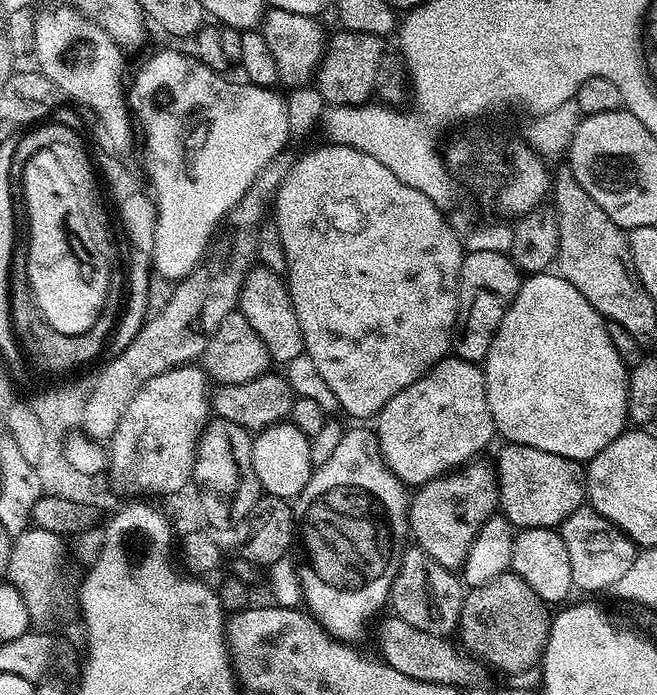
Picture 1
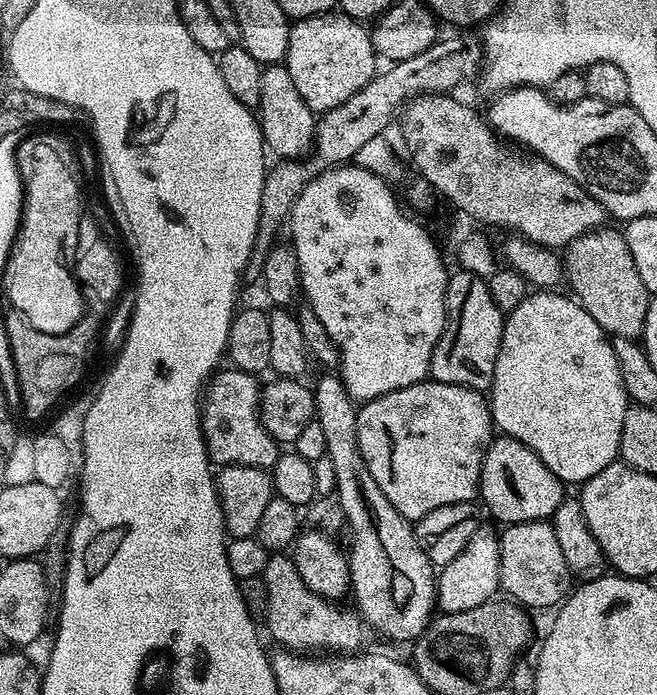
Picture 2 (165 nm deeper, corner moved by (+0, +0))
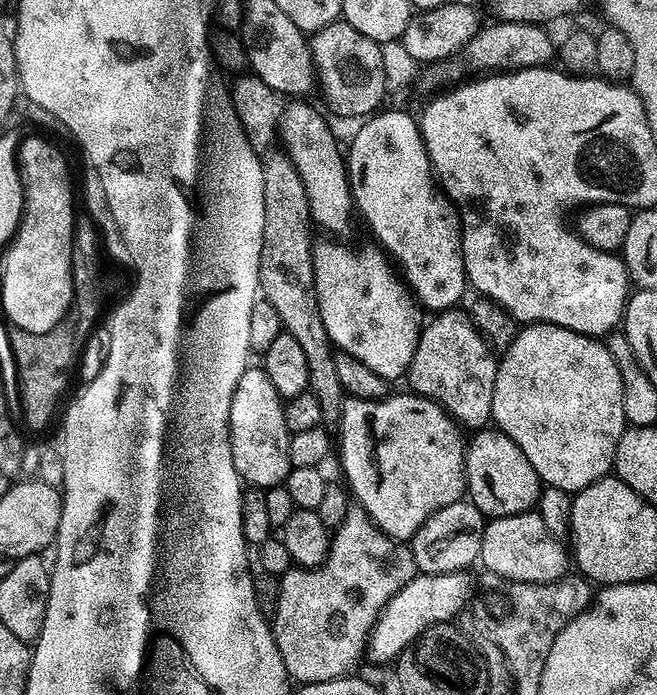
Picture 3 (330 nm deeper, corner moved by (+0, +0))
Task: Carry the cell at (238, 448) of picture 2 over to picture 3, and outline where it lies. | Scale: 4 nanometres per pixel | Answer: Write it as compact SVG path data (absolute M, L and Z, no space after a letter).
M250 366L238 380L238 390L234 392L234 402L230 408L230 436L234 466L241 481L256 490L281 487L292 473L290 462L290 442L292 433L288 430L285 401L274 390L274 382L265 374L263 367Z

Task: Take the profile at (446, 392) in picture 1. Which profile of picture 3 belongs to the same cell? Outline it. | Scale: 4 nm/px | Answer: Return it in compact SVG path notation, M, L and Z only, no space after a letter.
M407 394L408 396L389 395L386 400L363 400L357 396L348 396L344 403L340 405L340 419L338 427L340 427L340 440L338 436L338 456L340 452L340 464L344 467L344 476L347 487L350 489L351 495L354 497L355 503L364 509L364 513L377 524L382 531L392 540L401 542L411 541L412 536L426 522L426 518L430 518L438 510L442 510L446 506L450 506L454 502L458 502L466 492L464 482L464 453L466 451L466 436L462 431L461 425L457 424L443 408L434 400L428 399L426 396L418 396L415 394Z

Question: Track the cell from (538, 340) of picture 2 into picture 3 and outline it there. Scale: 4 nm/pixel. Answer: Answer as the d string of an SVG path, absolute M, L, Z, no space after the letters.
M530 324L521 327L516 333L514 342L499 357L496 365L496 381L494 382L494 402L492 403L492 420L495 427L506 433L530 458L530 466L539 474L541 481L547 487L561 488L569 494L575 494L586 486L598 482L601 478L613 471L616 462L616 451L618 450L618 438L622 438L626 421L622 408L622 374L618 374L618 366L614 358L608 353L607 343L591 336L583 336L574 330L566 330L562 326L553 324Z

